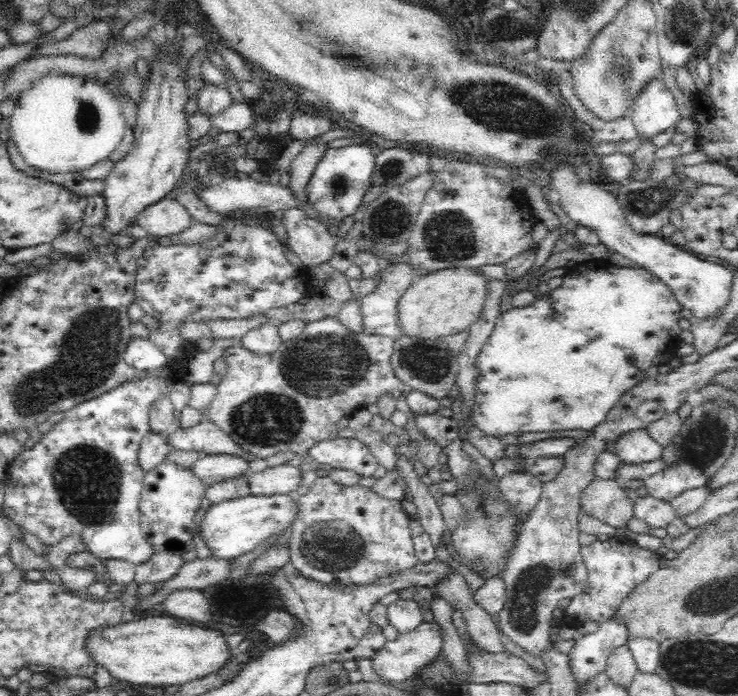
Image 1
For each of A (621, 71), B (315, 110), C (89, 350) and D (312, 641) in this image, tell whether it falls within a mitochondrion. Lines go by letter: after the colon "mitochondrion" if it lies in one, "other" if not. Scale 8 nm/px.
A: mitochondrion
B: other
C: mitochondrion
D: other

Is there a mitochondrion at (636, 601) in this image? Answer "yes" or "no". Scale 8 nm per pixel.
no

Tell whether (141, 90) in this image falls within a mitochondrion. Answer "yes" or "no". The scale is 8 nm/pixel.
no

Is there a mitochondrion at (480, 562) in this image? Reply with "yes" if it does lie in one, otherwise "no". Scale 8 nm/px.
yes

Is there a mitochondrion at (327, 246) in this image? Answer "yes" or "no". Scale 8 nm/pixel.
no

